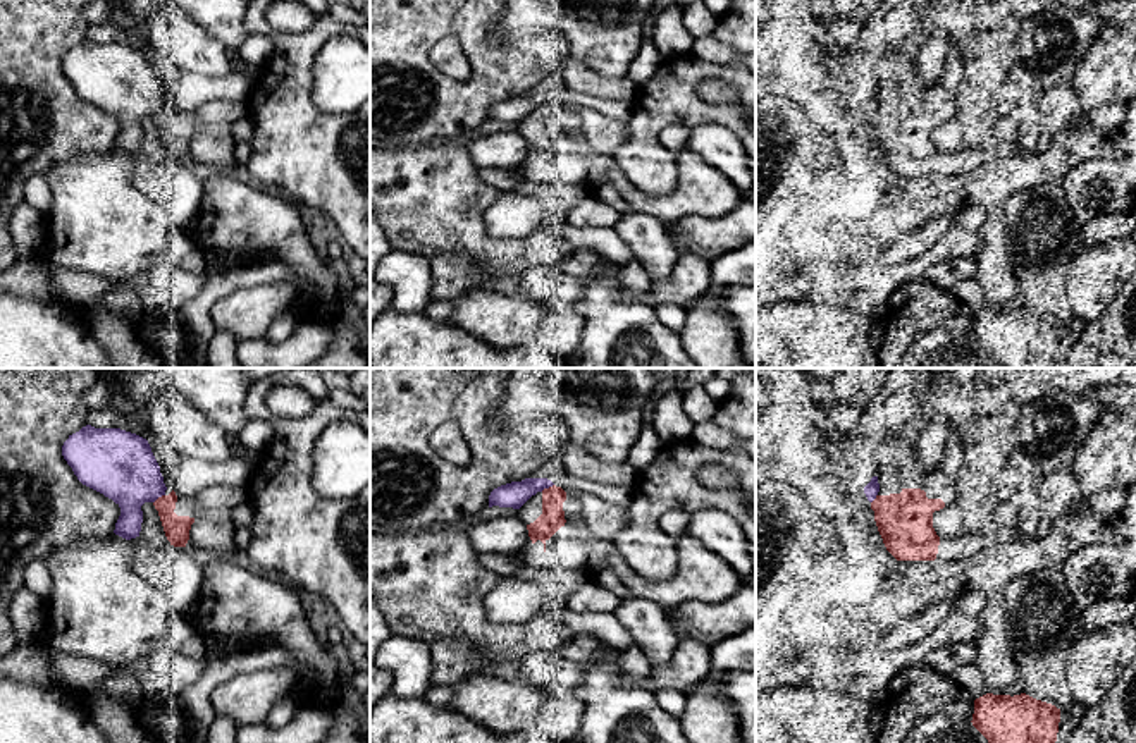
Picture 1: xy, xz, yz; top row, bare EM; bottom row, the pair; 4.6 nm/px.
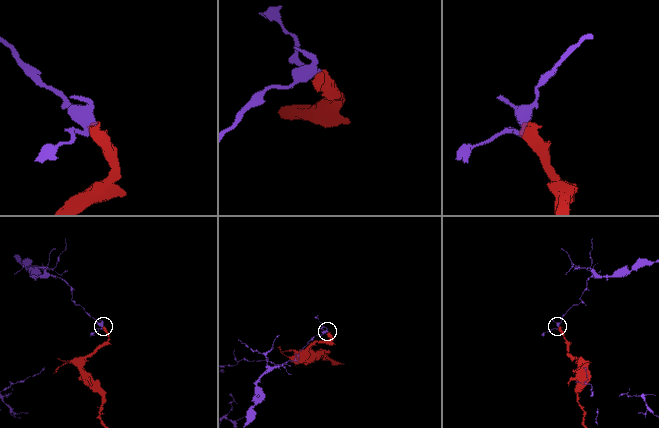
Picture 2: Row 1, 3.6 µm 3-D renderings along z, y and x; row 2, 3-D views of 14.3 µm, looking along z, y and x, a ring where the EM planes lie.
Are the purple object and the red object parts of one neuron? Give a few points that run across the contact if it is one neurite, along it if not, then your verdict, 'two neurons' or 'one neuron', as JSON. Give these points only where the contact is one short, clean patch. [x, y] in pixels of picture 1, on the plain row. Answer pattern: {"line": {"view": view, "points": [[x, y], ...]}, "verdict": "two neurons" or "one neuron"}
{"verdict": "two neurons"}

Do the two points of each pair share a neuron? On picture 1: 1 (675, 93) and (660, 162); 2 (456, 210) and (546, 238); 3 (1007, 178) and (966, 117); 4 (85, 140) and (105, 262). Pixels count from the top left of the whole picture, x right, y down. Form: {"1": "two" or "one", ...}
{"1": "one", "2": "one", "3": "two", "4": "two"}

